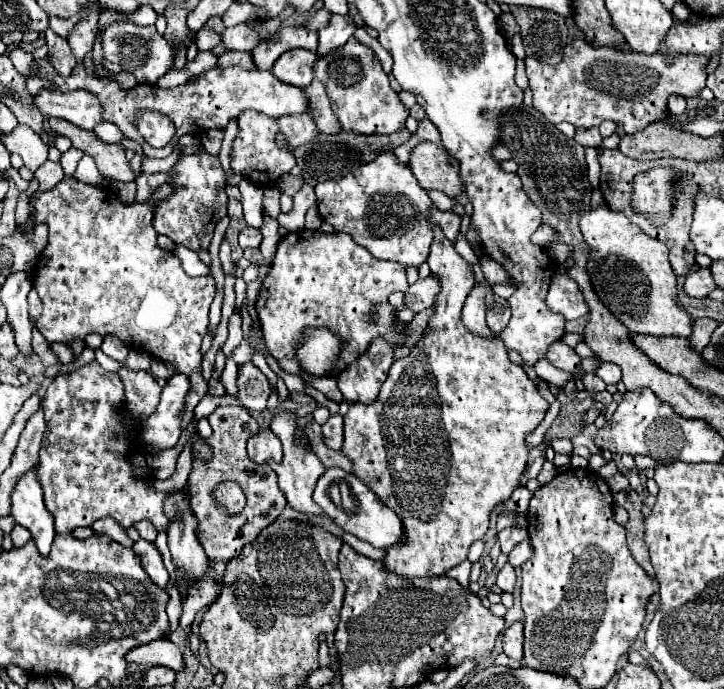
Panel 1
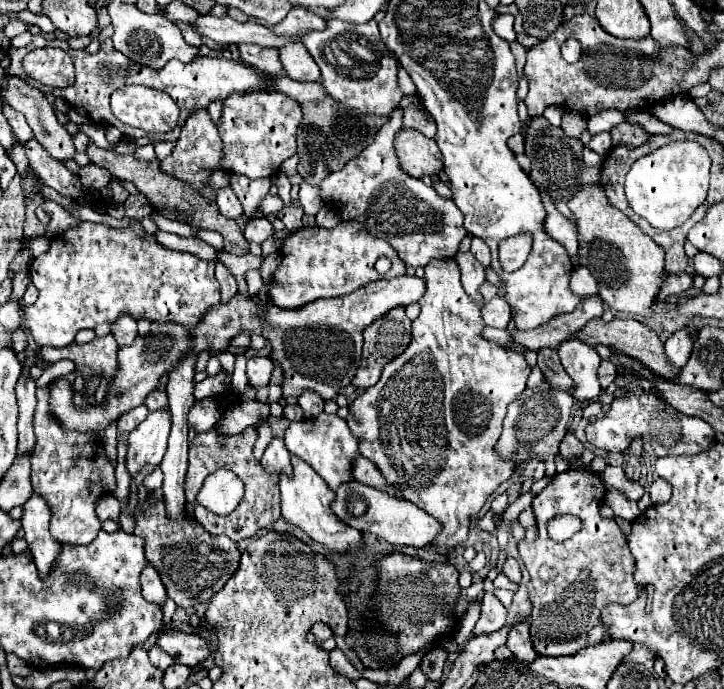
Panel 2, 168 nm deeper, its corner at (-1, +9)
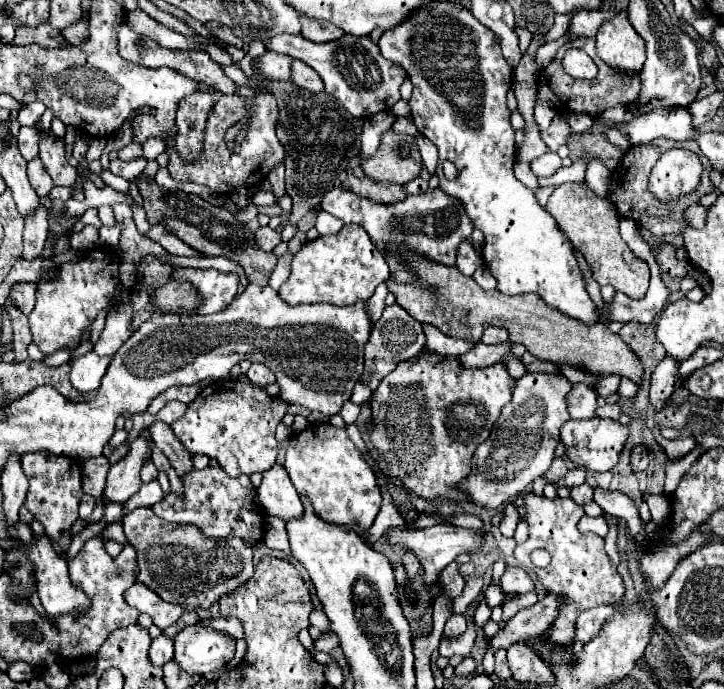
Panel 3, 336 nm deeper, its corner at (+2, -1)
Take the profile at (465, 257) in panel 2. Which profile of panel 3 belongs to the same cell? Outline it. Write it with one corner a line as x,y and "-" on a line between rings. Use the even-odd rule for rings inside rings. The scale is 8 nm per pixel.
470,242
460,244
458,252
456,252
456,268
464,274
464,276
472,276
476,272
476,268
482,264
482,258
476,254
476,250
472,248

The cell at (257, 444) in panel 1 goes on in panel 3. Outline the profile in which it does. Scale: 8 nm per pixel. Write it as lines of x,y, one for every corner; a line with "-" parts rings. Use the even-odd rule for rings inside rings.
274,464
270,470
262,474
262,484
258,486
258,496
266,514
278,516
284,522
296,516
302,516
304,508
296,488
288,480
288,472
284,466

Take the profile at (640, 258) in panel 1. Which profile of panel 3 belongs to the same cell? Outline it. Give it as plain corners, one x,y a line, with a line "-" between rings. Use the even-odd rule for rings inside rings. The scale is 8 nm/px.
570,182
556,186
546,210
554,216
554,220
568,236
572,246
584,254
598,284
610,284
614,286
614,290
630,298
642,298
646,294
650,268
644,260
634,256
634,252
622,240
618,228
620,218
616,216
616,208
612,208
612,204
608,204
606,198
600,198
594,192
590,192
590,188
584,186
584,182

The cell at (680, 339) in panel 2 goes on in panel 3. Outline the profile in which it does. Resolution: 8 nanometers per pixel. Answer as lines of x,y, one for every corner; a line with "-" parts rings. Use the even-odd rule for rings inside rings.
670,354
664,356
664,360
656,366
652,378
650,378
650,402
660,410
668,396
674,392
674,382
676,382
676,372
678,372
678,360

